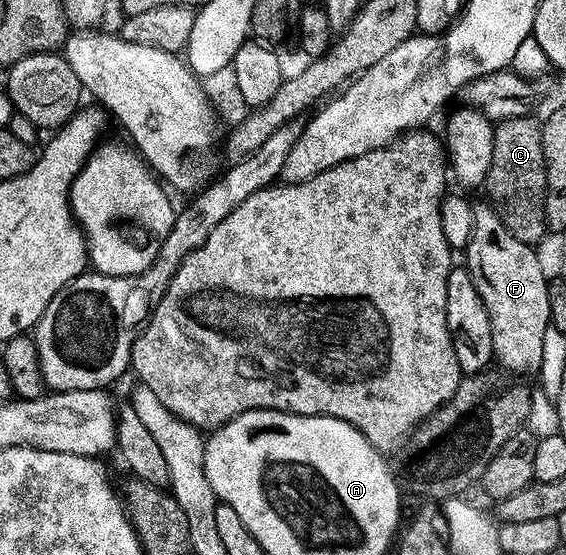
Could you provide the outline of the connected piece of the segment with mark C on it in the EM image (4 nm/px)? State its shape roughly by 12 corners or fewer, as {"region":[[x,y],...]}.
{"region":[[537,115],[494,126],[489,207],[520,242],[548,236]]}

